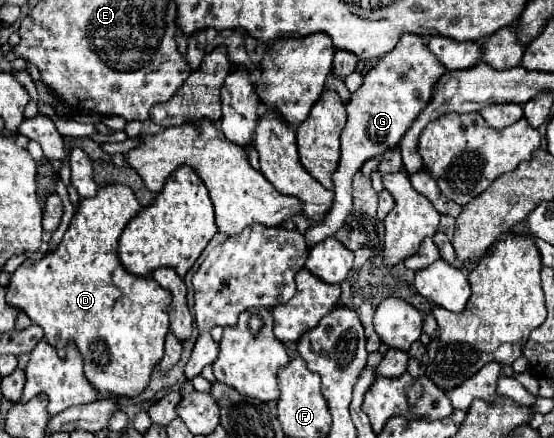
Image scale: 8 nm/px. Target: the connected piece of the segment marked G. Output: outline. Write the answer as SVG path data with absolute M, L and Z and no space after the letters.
M405 33L401 35L397 47L389 51L389 55L383 55L377 65L363 77L361 87L351 95L351 101L347 103L347 123L341 133L341 159L337 171L333 173L333 205L321 221L311 221L309 229L305 231L305 241L309 247L315 247L327 237L333 237L345 225L345 217L349 217L353 211L353 175L357 175L367 159L381 155L385 149L391 149L401 141L425 103L429 103L433 83L443 73L445 67L441 67L435 55L427 49L425 39L413 33Z

